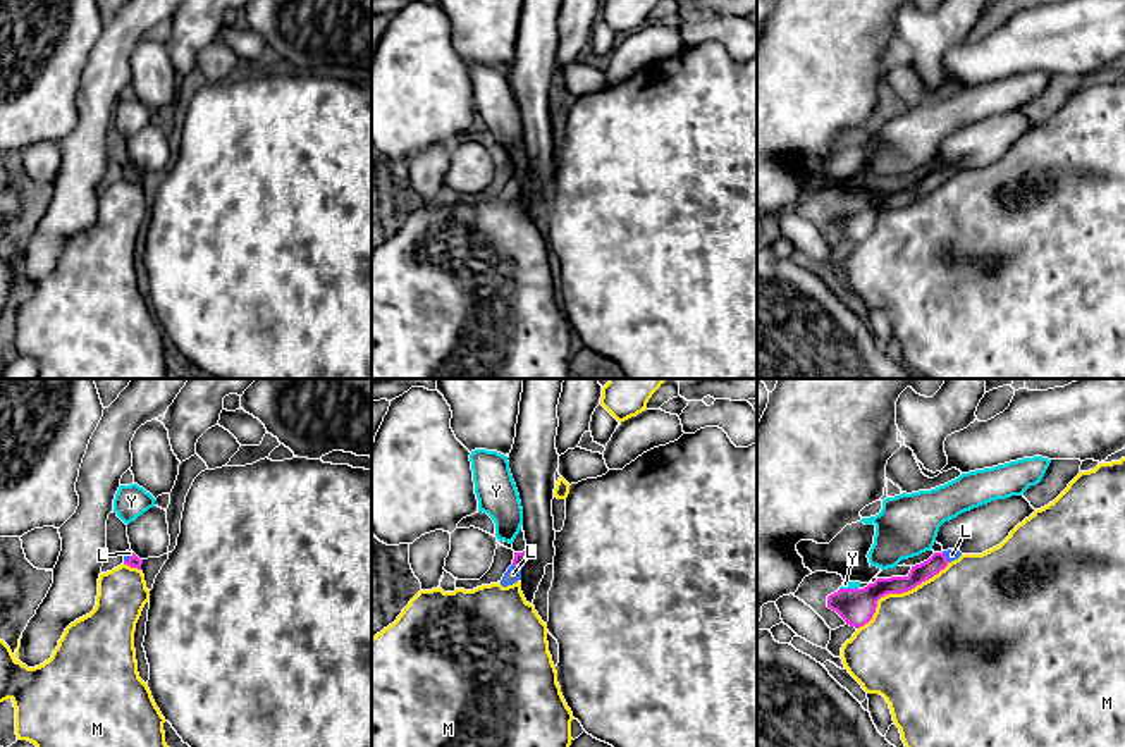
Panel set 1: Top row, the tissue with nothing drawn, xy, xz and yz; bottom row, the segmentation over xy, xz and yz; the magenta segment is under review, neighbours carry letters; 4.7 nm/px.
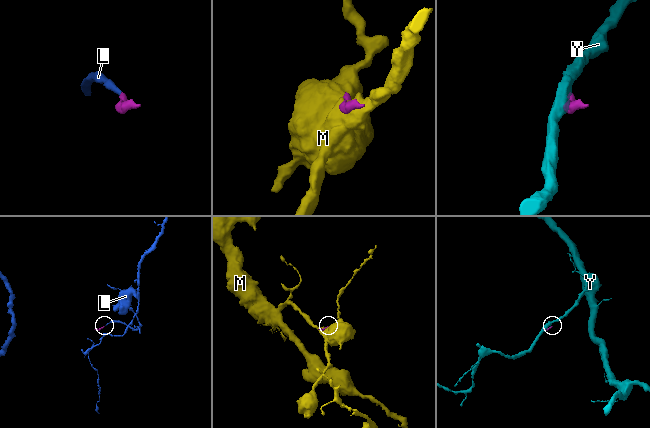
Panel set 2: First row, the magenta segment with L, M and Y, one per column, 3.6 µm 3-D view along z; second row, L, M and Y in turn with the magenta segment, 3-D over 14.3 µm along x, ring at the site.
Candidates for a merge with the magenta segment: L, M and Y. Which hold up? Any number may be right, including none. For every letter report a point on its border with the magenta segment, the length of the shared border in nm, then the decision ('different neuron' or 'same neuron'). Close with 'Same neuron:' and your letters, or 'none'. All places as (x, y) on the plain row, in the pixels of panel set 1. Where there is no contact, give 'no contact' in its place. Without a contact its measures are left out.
L: xz (516, 181) | 50 nm | same neuron
M: yz (898, 207) | 550 nm | different neuron
Y: yz (848, 203) | 90 nm | different neuron
Same neuron: L

